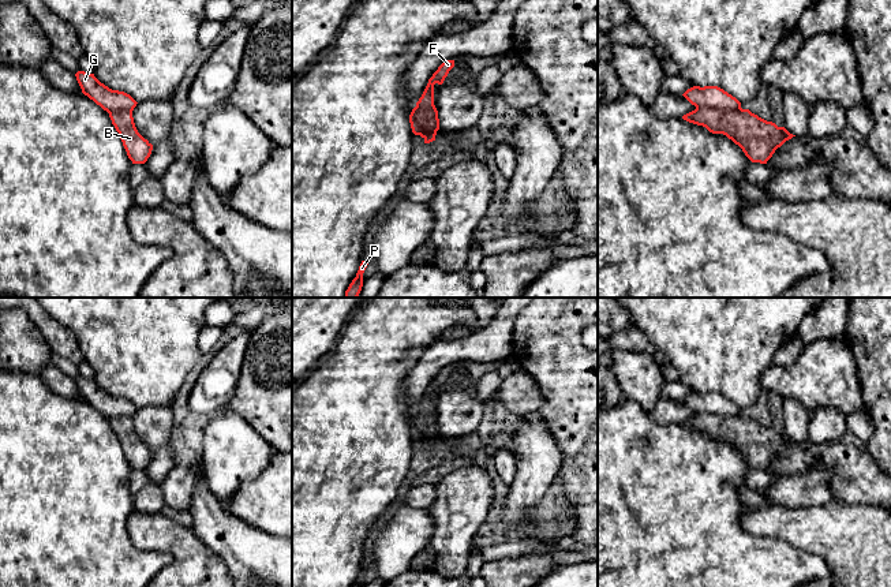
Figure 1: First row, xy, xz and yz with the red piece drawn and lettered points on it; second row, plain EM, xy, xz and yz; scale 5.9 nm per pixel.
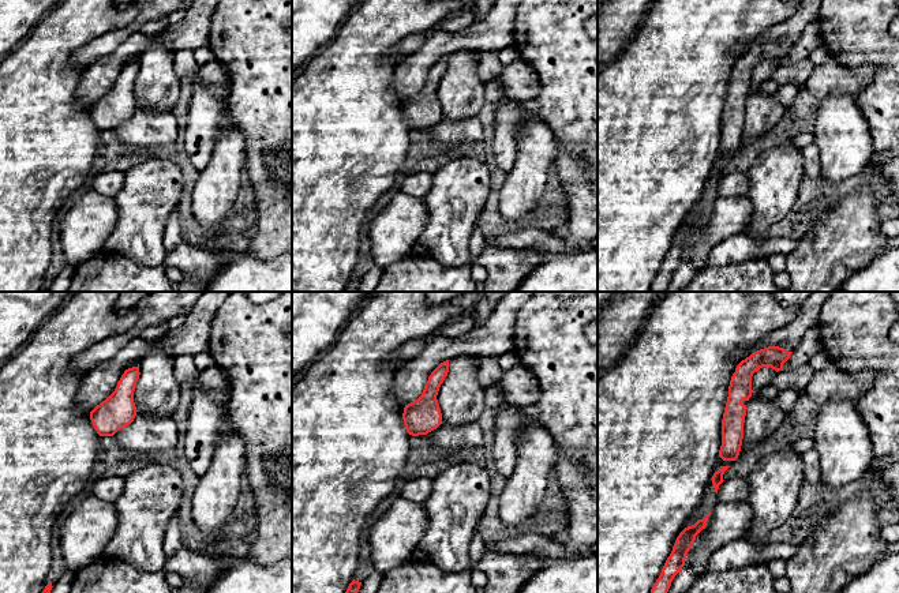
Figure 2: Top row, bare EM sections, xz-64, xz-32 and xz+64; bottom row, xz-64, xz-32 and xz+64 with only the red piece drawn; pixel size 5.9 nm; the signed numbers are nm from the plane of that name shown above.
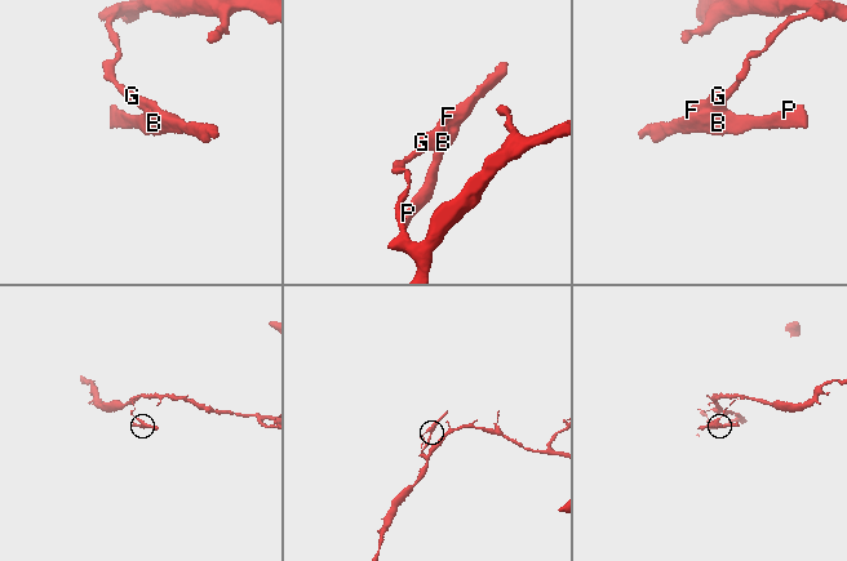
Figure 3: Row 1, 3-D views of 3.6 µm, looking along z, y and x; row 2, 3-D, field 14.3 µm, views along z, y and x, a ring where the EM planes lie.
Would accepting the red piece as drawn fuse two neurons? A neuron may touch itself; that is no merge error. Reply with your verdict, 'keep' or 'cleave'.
cleave

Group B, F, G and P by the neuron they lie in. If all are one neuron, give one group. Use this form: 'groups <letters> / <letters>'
groups B P / F G

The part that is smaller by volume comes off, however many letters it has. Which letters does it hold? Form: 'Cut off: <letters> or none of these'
Cut off: B, P

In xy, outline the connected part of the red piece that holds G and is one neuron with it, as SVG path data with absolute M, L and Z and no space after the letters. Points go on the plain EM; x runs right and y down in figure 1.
M78 377L75 380L76 386L82 395L82 399L93 405L108 419L116 418L120 415L134 416L136 407L127 399L112 396L104 389L101 389L94 380L85 377Z

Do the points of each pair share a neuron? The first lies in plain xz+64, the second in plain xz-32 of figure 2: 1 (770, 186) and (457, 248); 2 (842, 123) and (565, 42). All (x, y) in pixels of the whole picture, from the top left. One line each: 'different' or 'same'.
1: same
2: different

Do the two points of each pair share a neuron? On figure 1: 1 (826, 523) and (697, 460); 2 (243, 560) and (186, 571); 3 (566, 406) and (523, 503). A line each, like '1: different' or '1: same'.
1: different
2: different
3: different

